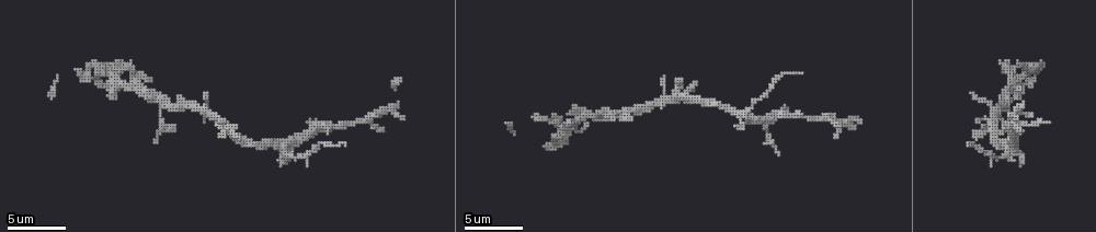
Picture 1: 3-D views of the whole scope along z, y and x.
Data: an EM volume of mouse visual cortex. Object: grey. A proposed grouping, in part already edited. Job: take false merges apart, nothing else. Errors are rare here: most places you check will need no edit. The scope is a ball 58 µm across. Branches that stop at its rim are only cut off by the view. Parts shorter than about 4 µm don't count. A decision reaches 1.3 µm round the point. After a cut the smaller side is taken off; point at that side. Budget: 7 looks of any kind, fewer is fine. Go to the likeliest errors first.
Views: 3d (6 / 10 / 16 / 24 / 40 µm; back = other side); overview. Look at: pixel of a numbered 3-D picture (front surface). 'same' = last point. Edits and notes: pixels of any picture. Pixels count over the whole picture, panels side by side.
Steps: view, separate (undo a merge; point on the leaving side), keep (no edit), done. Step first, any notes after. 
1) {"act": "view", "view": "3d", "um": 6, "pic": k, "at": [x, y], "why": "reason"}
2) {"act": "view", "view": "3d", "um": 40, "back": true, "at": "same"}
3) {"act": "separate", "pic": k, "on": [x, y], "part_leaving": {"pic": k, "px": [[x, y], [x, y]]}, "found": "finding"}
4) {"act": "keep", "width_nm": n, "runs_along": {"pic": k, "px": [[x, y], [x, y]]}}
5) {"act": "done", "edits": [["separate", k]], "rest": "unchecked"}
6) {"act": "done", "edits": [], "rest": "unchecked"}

{"act": "view", "view": "3d", "um": 16, "pic": 1, "at": [741, 119], "why": "four-way junction"}

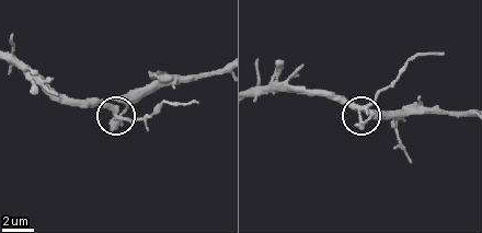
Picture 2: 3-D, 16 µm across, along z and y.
{"act": "view", "view": "3d", "um": 16, "back": true, "pic": 2, "at": [360, 118]}

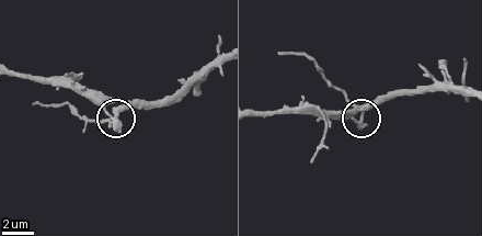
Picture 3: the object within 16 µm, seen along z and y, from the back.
{"act": "separate", "pic": 3, "on": [101, 123], "side_arm_um": 7, "arms": 4, "found": "two neurons meet here"}

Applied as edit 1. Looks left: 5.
{"act": "view", "view": "3d", "um": 6, "pic": 1, "at": [683, 96], "why": "looks like a crossing"}

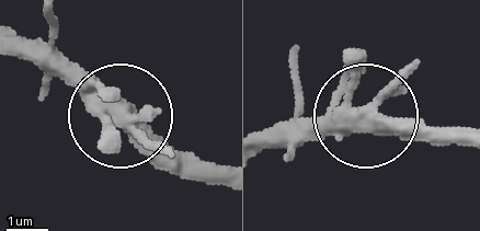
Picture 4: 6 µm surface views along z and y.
{"act": "view", "view": "3d", "um": 6, "back": true, "pic": 4, "at": [367, 111], "why": "other side"}

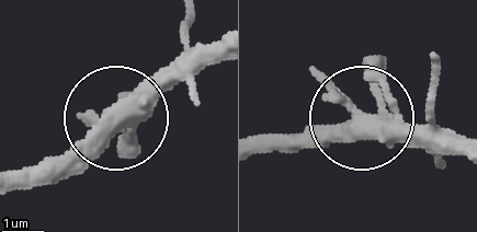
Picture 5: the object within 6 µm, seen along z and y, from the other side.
{"act": "keep", "runs_along": {"pic": 5, "px": [[111, 113], [41, 182]]}, "found": "all the same neuron"}

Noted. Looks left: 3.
{"act": "view", "view": "overview"}

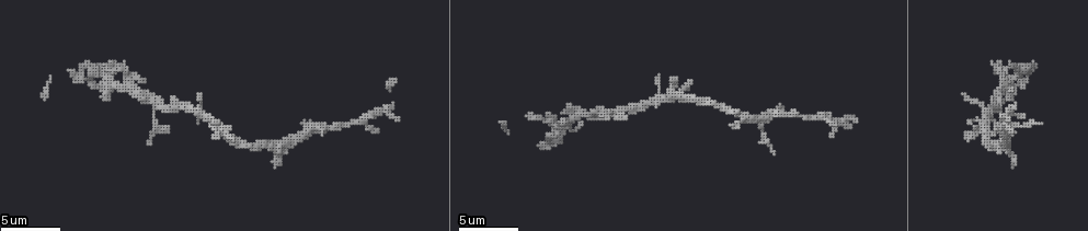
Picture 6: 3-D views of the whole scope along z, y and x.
{"act": "view", "view": "3d", "um": 10, "pic": 6, "at": [786, 112], "why": "three arms meet"}

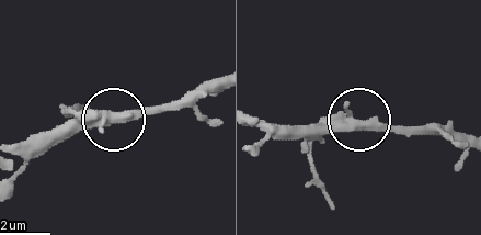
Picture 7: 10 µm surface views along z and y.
{"act": "keep", "runs_along": {"pic": 7, "px": [[13, 146], [171, 108], [194, 108]]}, "found": "all the same neuron"}

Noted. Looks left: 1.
{"act": "done", "edits": [["separate", 3]], "rest": "unchecked"}

